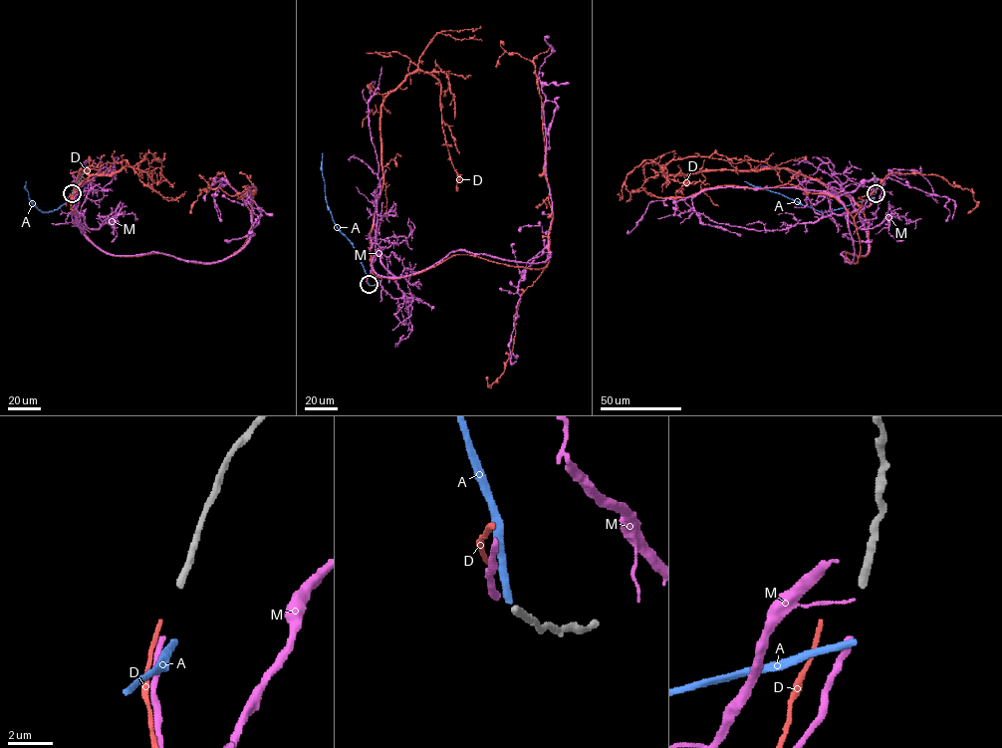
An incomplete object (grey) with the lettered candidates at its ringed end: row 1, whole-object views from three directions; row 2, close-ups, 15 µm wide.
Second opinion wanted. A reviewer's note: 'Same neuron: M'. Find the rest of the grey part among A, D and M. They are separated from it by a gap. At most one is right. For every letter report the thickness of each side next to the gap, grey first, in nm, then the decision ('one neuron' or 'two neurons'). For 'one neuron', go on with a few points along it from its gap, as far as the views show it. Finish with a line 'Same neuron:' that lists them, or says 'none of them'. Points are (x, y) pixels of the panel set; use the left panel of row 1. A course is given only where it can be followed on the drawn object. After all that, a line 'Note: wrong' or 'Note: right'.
A: 340 nm thick on the grey side, 320 nm on the other; two neurons
D: 340 nm thick on the grey side, 180 nm on the other; two neurons
M: 340 nm thick on the grey side, 280 nm on the other; one neuron; it runs (71, 197), (82, 232), (112, 254), (223, 261), (249, 238), (249, 187), (242, 198), (257, 217), (253, 231)
Same neuron: M
Note: right

